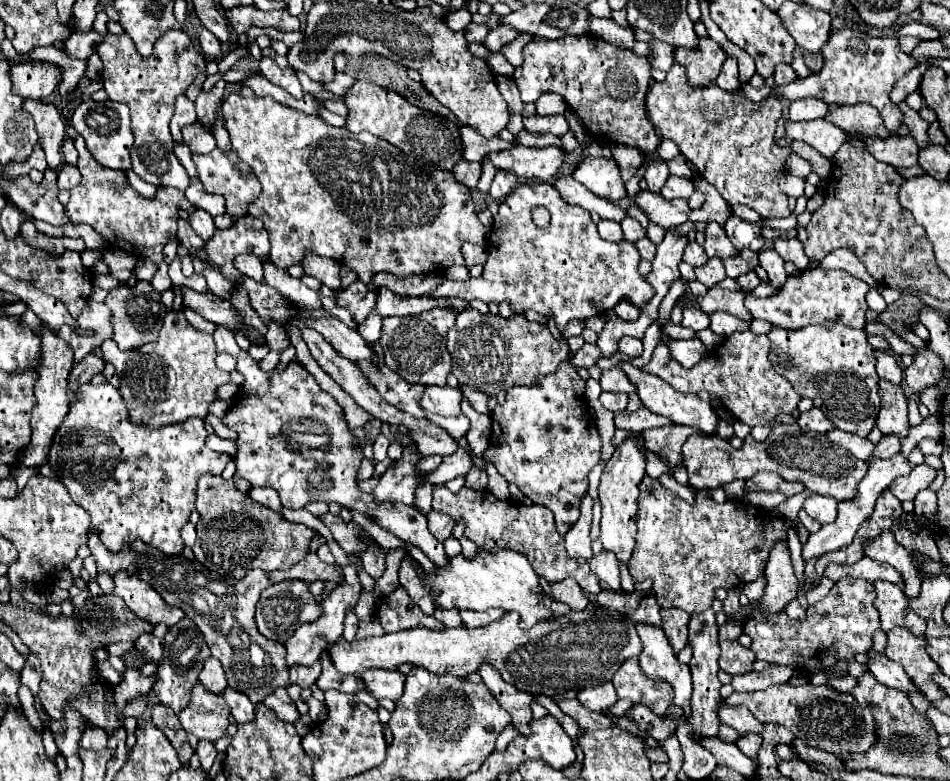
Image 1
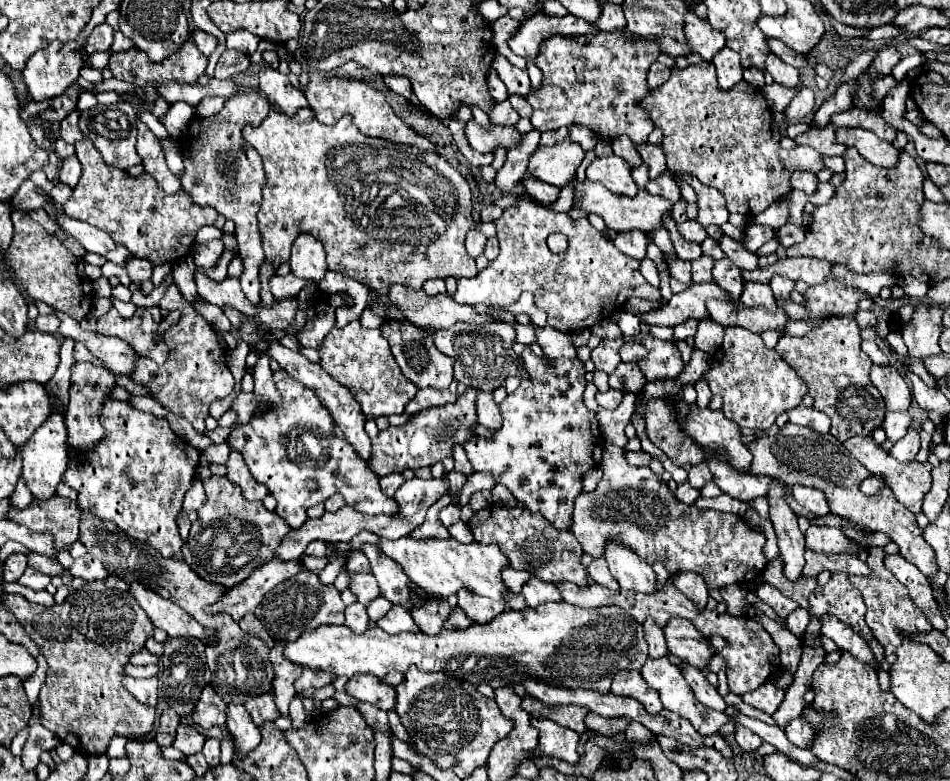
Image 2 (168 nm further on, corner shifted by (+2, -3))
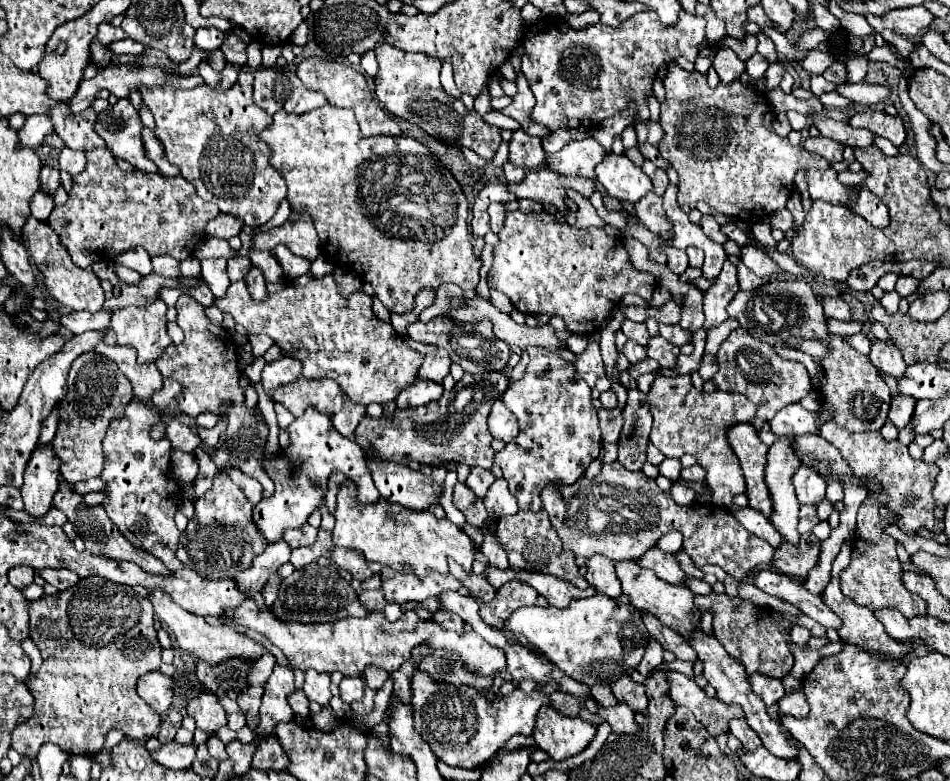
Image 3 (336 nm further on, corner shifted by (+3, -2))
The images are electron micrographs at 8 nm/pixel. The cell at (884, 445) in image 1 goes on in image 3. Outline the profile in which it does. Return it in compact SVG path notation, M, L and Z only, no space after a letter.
M899 396L891 400L891 410L889 410L889 422L893 422L897 426L897 430L903 430L913 416L913 408L915 408L915 400L909 396Z

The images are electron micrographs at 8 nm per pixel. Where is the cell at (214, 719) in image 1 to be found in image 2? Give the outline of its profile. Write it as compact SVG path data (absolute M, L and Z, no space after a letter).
M180 725L176 741L172 743L172 747L176 747L178 751L182 751L188 757L188 755L200 753L204 747L204 741L206 741L204 733L200 733L198 729L192 729L190 725Z

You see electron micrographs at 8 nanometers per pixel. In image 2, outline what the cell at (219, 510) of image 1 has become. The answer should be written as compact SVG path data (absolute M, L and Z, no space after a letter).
M210 475L202 483L206 489L206 503L198 509L198 519L192 523L182 555L198 577L230 589L242 583L252 569L274 557L276 547L282 537L290 533L290 527L282 521L282 517L270 513L262 501L244 499L240 487L230 483L226 477Z

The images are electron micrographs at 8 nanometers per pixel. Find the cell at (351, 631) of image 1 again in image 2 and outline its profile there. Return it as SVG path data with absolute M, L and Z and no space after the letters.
M354 603L354 605L346 607L346 625L354 633L362 633L364 629L368 629L368 621L370 621L370 617L362 603Z

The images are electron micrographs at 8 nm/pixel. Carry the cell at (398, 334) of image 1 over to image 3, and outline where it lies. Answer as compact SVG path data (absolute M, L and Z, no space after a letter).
M403 338L403 340L405 340L405 344L407 344L411 350L415 350L415 352L419 352L419 354L425 356L425 360L423 360L423 364L421 364L421 368L419 368L417 378L433 380L433 382L439 382L439 384L441 384L443 378L449 374L449 366L451 366L449 354L447 354L445 350L441 350L441 348L425 346L425 344L413 342L413 340L409 340L409 338Z

